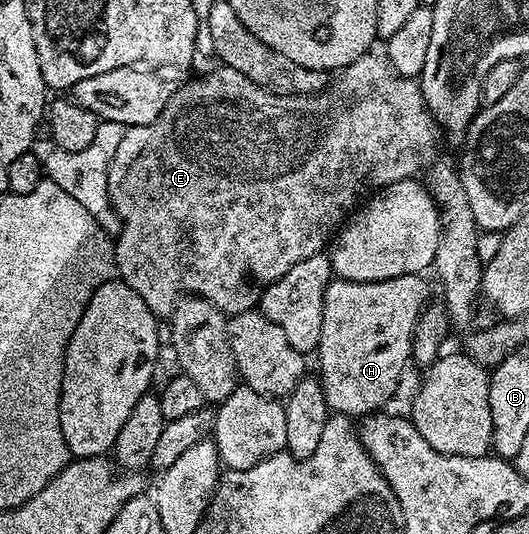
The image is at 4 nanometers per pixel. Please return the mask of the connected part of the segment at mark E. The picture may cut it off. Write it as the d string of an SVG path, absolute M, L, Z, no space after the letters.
M369 50L349 64L337 75L340 76L337 80L335 77L331 87L317 96L279 96L254 86L254 82L238 74L238 70L216 66L213 72L206 73L201 80L192 80L182 85L177 92L175 89L169 95L168 105L162 114L158 114L158 118L154 118L154 122L125 127L124 137L108 172L109 201L121 220L120 233L114 240L116 271L119 279L130 286L130 290L134 290L134 294L138 294L146 306L150 306L156 317L171 317L176 303L185 296L200 296L218 306L229 317L237 316L239 312L253 311L259 305L265 288L282 278L290 266L302 262L302 258L310 258L325 251L334 233L356 211L361 201L381 188L417 175L420 159L430 155L436 144L438 128L424 104L419 83L415 79L398 75L387 55L383 51L376 51Z

